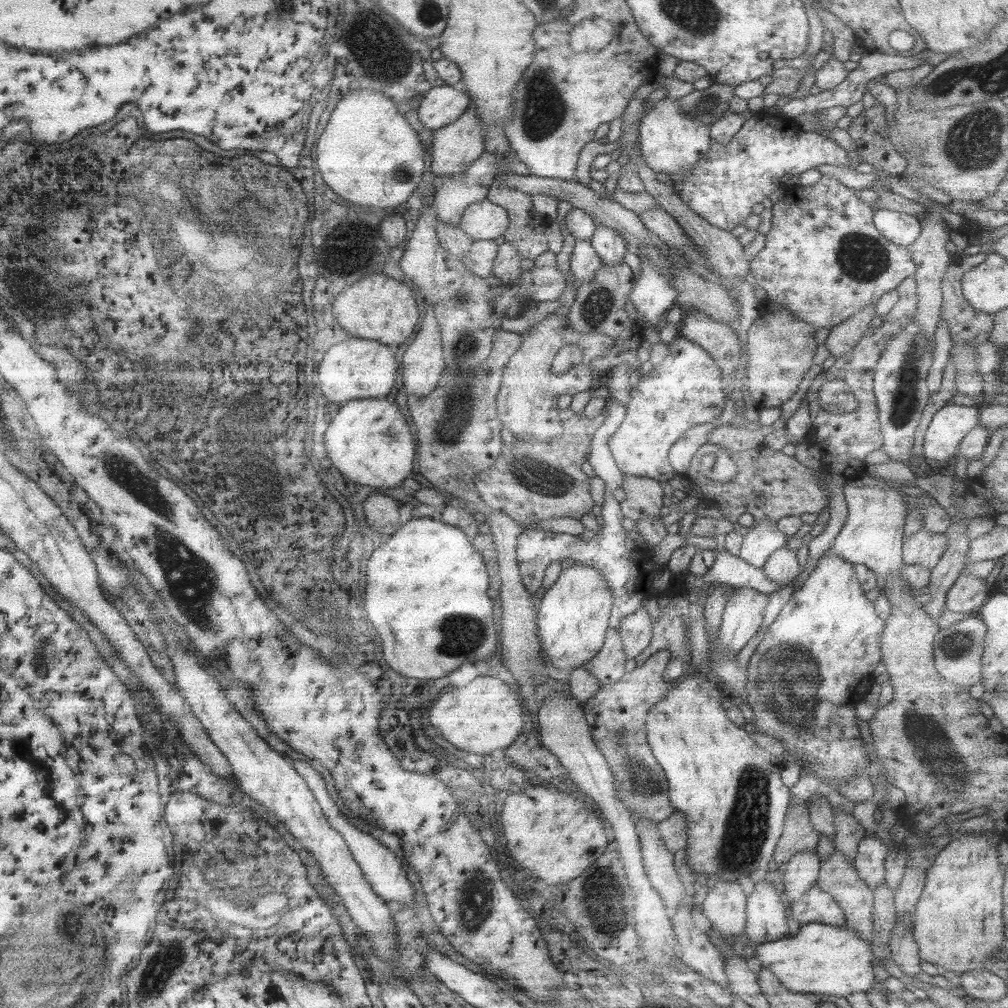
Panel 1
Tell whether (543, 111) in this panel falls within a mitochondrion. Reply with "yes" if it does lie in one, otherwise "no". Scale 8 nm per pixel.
yes

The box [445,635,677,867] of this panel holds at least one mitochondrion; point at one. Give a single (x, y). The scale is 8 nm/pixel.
(646, 778)

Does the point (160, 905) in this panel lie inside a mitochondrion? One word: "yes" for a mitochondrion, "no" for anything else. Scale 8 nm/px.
no

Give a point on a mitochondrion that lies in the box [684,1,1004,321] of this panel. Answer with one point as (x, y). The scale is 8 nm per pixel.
(969, 143)

